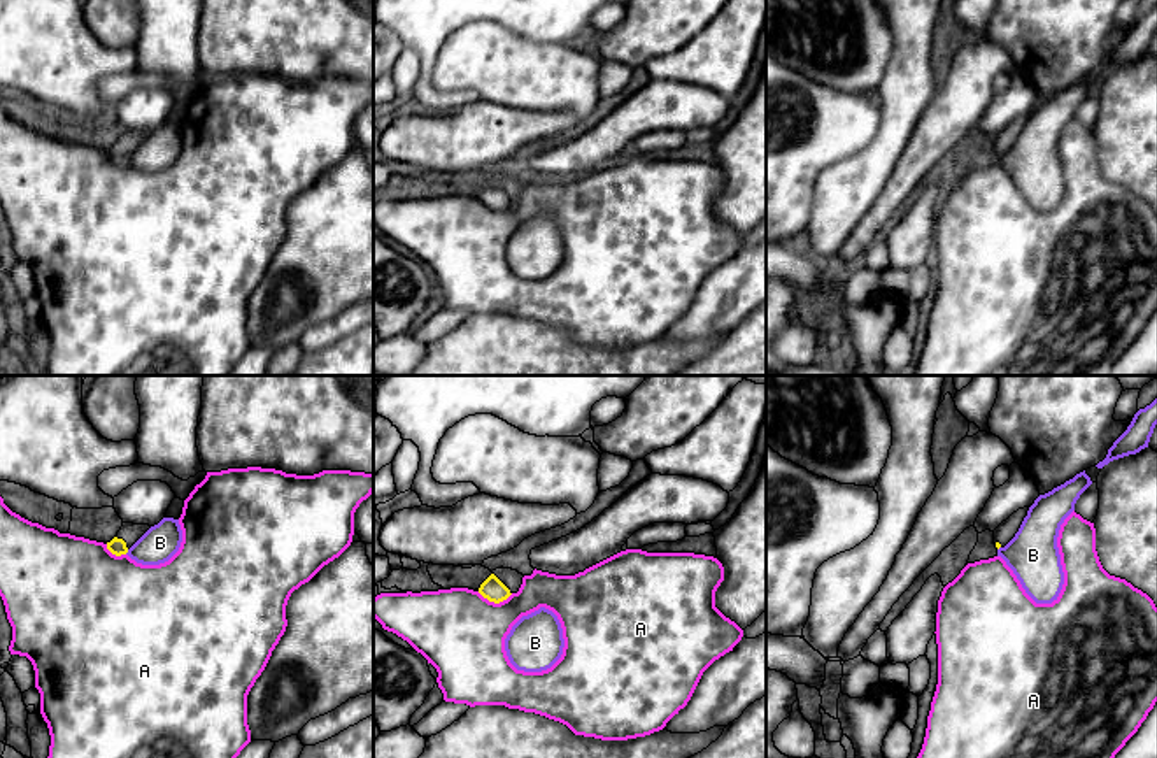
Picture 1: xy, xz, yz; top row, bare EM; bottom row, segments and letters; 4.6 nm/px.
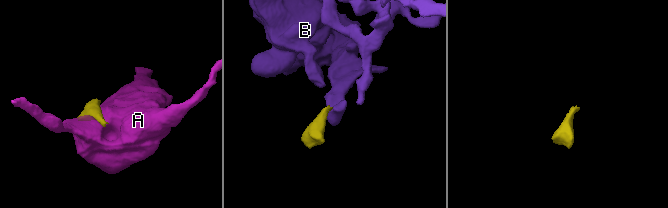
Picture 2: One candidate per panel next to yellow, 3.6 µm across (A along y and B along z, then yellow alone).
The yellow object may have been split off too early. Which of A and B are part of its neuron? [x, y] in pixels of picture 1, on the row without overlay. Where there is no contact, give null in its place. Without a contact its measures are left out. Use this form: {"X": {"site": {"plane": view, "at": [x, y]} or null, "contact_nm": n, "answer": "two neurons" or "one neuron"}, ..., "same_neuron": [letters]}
{"A": {"site": {"plane": "xz", "at": [495, 209]}, "contact_nm": 170, "answer": "two neurons"}, "B": {"site": {"plane": "xy", "at": [127, 158]}, "contact_nm": 30, "answer": "two neurons"}, "same_neuron": []}

